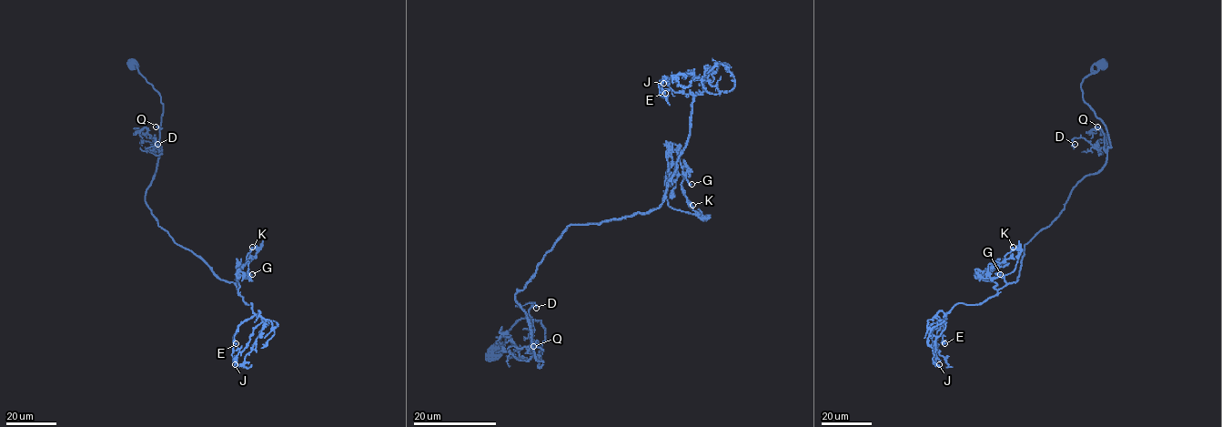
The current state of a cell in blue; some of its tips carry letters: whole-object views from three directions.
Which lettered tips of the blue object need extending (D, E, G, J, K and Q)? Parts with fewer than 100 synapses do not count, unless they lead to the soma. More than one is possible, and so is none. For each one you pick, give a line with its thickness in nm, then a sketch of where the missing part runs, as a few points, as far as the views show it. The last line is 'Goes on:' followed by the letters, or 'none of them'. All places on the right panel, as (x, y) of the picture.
Goes on: none of them

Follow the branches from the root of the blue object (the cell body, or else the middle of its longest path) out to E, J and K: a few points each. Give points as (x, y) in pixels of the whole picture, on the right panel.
E: (1101, 64), (1081, 89), (1105, 127), (1105, 164), (1025, 245), (1014, 282), (946, 314), (944, 343)
J: (1101, 64), (1081, 89), (1105, 127), (1105, 164), (1025, 245), (1014, 282), (938, 312), (939, 364)
K: (1101, 64), (1081, 89), (1105, 127), (1105, 164), (1025, 245), (1017, 279), (995, 289), (983, 273), (1013, 247)

